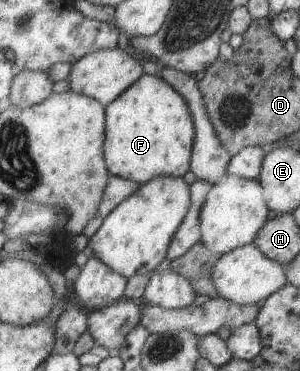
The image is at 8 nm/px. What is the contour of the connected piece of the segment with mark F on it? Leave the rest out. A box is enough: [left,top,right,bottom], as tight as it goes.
[103,74,194,184]

